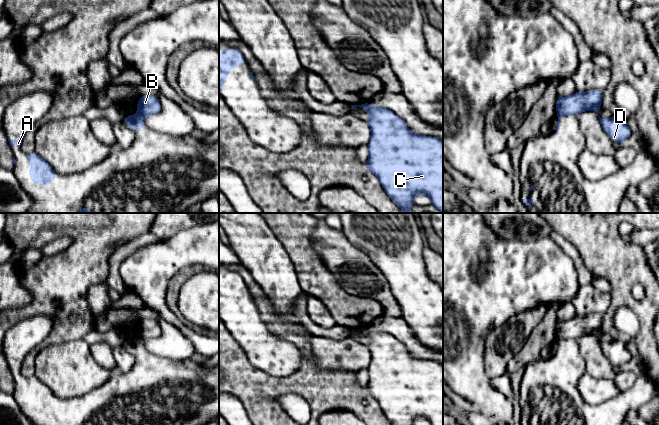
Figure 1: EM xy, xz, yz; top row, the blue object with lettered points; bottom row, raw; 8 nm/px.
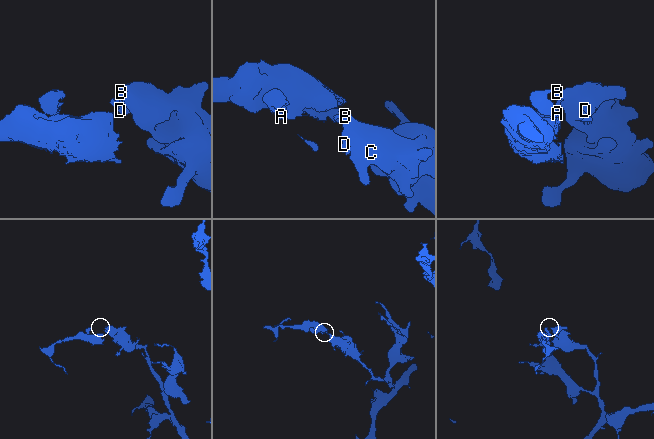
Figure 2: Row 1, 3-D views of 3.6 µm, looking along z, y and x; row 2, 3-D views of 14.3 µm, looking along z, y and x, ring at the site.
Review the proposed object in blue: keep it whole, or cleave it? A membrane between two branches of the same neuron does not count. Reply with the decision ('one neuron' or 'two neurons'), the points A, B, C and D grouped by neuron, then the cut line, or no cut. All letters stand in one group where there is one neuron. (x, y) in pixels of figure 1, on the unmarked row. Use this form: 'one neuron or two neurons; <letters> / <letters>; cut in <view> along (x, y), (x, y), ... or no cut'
two neurons; A / B C D; cut in xz along (368, 328), (366, 334)

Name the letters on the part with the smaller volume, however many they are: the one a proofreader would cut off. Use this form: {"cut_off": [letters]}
{"cut_off": ["A"]}

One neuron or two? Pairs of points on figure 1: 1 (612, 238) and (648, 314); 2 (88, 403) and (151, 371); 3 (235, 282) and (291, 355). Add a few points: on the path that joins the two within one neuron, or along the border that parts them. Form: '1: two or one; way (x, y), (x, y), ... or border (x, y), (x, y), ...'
1: one; way (615, 258), (622, 265), (622, 292), (628, 298)
2: one; way (104, 395), (120, 384), (135, 381)
3: one; way (235, 303), (238, 312), (270, 344)

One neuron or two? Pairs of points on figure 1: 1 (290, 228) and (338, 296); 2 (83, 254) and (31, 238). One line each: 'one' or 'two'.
1: one
2: one

